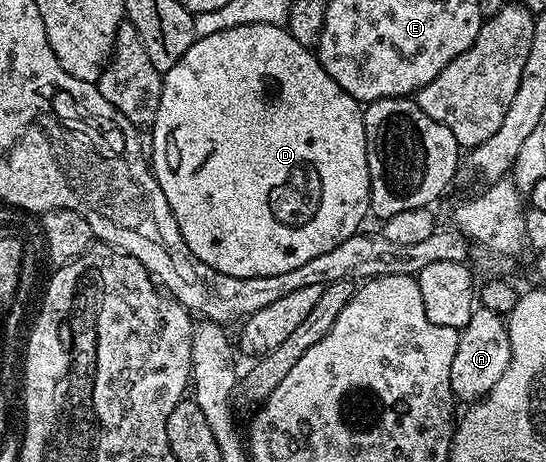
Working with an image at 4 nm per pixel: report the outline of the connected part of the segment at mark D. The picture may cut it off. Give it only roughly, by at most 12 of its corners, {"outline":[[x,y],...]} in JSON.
{"outline":[[288,27],[197,36],[151,167],[219,274],[370,215],[365,113]]}

